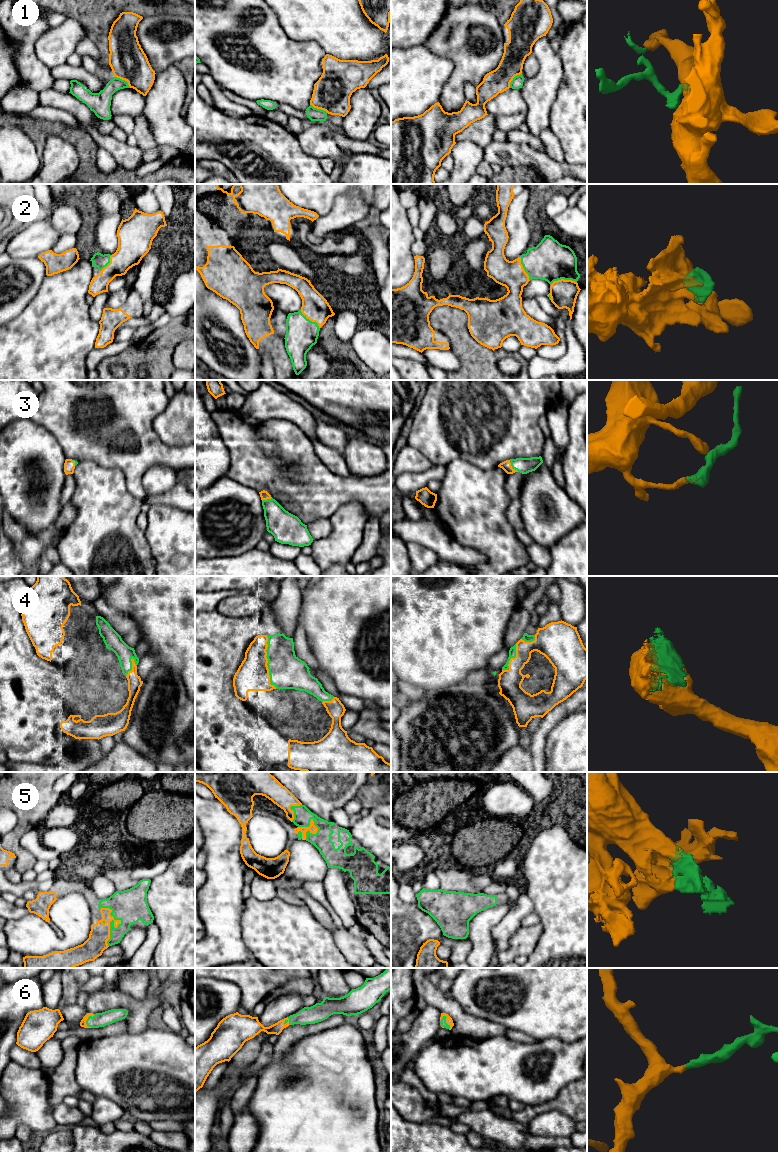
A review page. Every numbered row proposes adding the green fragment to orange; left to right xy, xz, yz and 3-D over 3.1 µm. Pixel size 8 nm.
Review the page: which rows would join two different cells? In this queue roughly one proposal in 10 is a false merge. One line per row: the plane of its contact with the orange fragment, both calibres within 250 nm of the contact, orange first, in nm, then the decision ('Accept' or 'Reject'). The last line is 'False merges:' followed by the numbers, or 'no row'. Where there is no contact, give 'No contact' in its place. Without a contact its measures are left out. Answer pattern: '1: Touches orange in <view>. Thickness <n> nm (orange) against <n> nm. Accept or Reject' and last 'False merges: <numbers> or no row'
1: Touches orange in xy. Thickness 300 nm (orange) against 150 nm. Accept
2: Touches orange in yz. Thickness 220 nm (orange) against 320 nm. Accept
3: Touches orange in yz. Thickness 80 nm (orange) against 130 nm. Accept
4: Touches orange in xz. Thickness 260 nm (orange) against 280 nm. Accept
5: Touches orange in xy. Thickness 170 nm (orange) against 260 nm. Accept
6: Touches orange in yz. Thickness 60 nm (orange) against 50 nm. Accept
False merges: no row

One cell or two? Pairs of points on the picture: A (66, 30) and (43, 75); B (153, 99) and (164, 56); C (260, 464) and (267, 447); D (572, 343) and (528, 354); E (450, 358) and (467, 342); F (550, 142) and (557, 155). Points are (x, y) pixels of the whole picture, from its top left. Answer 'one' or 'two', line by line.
A: two
B: two
C: two
D: two
E: two
F: one

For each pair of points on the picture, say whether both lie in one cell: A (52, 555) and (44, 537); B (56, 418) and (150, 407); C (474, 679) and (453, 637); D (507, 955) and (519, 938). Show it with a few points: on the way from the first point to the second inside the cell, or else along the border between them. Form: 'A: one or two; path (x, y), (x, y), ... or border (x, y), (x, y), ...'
A: one; path (50, 551), (48, 541)
B: one; path (78, 395), (126, 394)
C: two; border (486, 669), (472, 670), (460, 682), (450, 685)
D: one; path (511, 951), (519, 942)

